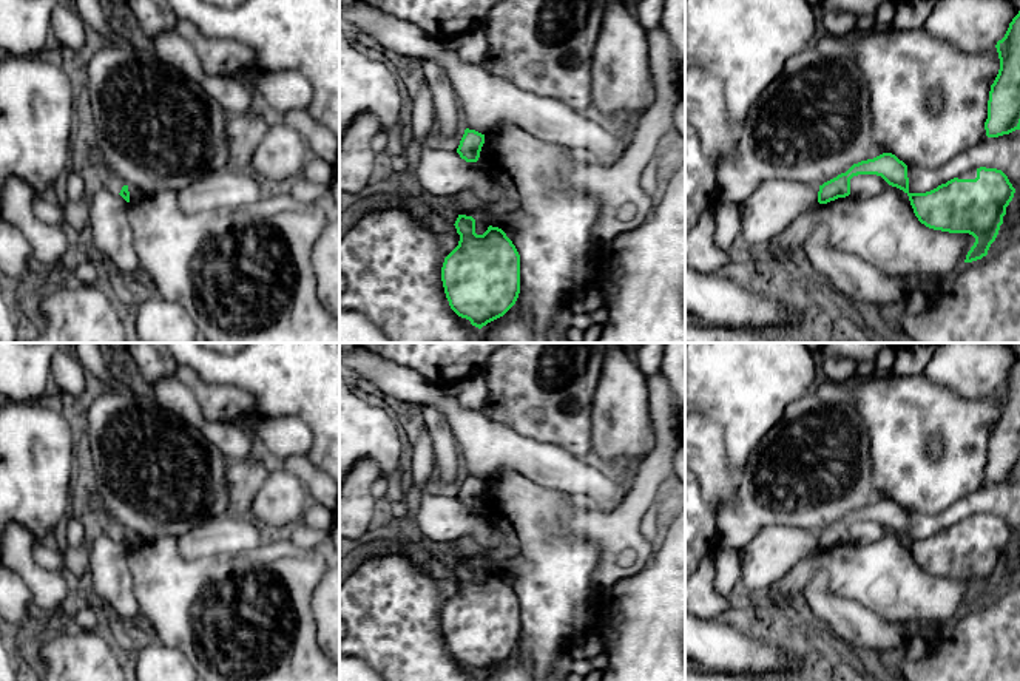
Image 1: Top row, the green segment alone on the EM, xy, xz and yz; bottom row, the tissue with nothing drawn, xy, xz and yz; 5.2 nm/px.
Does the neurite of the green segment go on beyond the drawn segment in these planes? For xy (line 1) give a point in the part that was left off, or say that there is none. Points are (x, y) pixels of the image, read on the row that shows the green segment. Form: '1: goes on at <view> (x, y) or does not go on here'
1: does not go on here

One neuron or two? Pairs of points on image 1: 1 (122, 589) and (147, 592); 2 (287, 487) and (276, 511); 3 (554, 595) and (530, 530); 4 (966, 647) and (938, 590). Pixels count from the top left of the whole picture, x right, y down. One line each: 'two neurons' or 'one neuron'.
1: two neurons
2: one neuron
3: one neuron
4: two neurons

